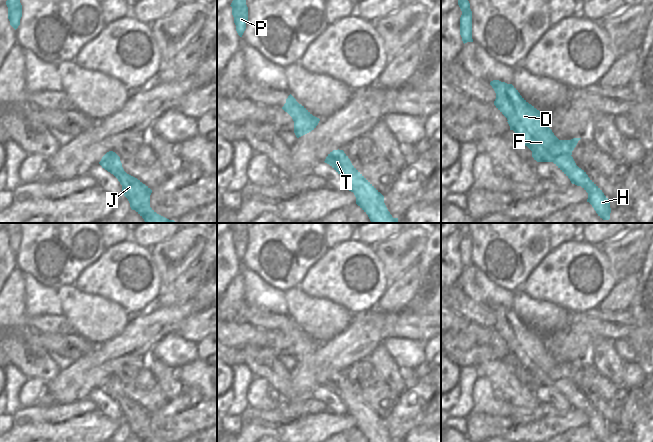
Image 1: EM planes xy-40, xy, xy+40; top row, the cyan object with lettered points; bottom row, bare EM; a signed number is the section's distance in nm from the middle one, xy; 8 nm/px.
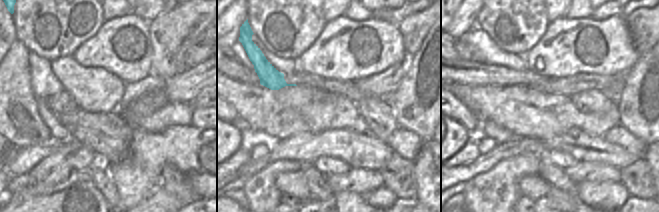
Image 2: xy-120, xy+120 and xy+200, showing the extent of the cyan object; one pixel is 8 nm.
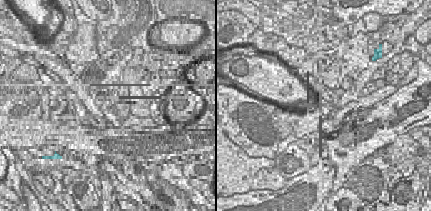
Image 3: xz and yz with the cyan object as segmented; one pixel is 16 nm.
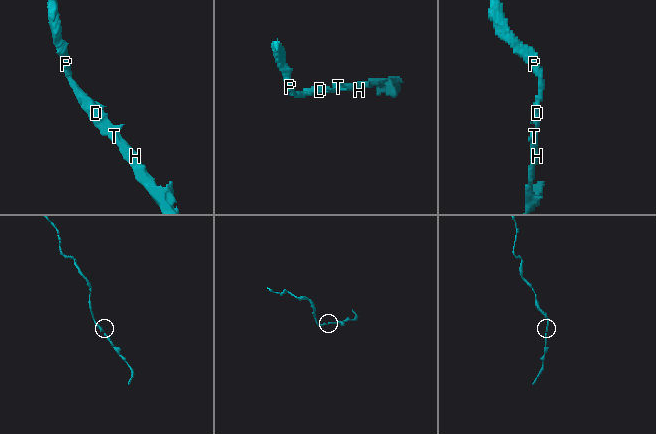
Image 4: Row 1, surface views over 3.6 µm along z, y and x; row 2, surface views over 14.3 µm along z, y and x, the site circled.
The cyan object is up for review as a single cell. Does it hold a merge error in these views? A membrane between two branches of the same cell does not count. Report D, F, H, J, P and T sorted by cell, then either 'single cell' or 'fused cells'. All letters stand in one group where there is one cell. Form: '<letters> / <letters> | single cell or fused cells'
D F H J P T | single cell

